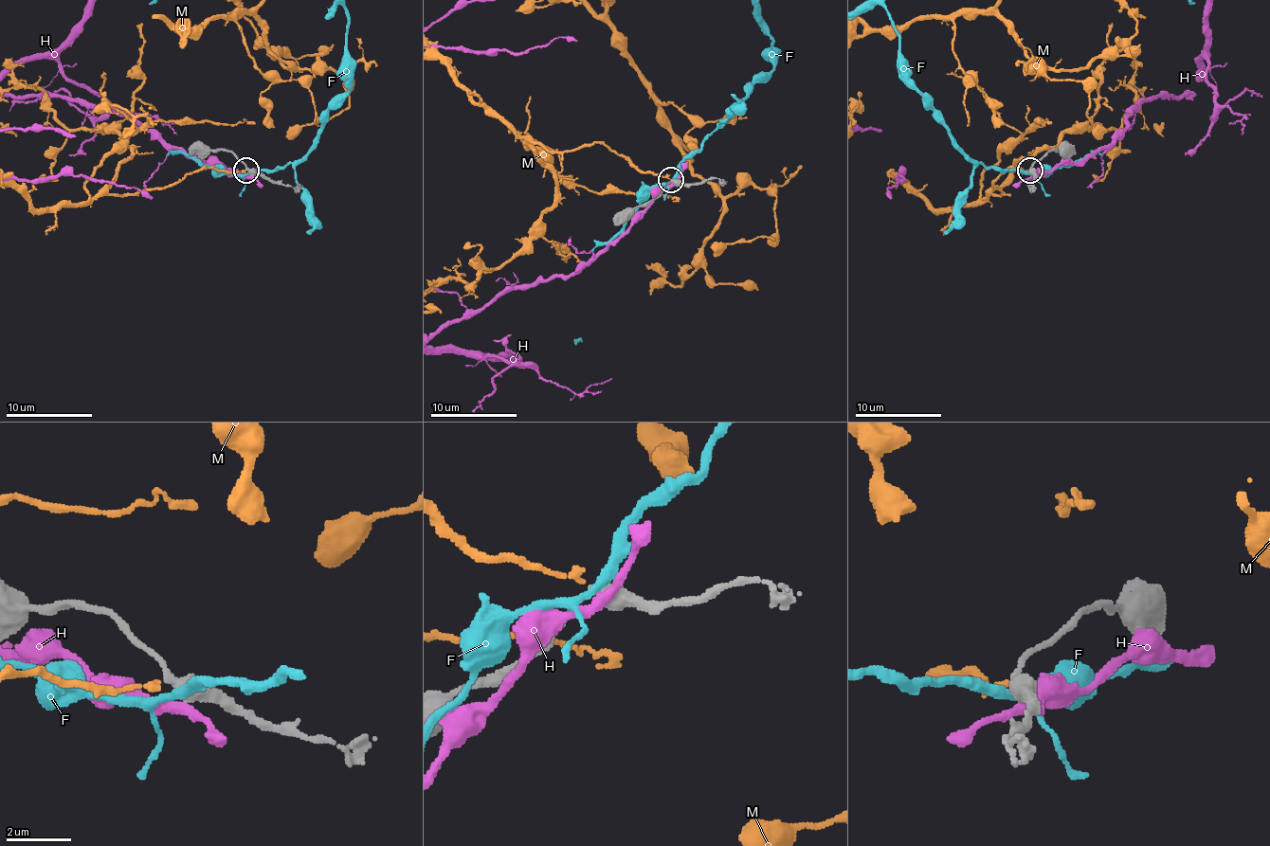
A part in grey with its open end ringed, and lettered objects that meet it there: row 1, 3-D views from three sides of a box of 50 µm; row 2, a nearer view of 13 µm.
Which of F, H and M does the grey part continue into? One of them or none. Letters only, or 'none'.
M

